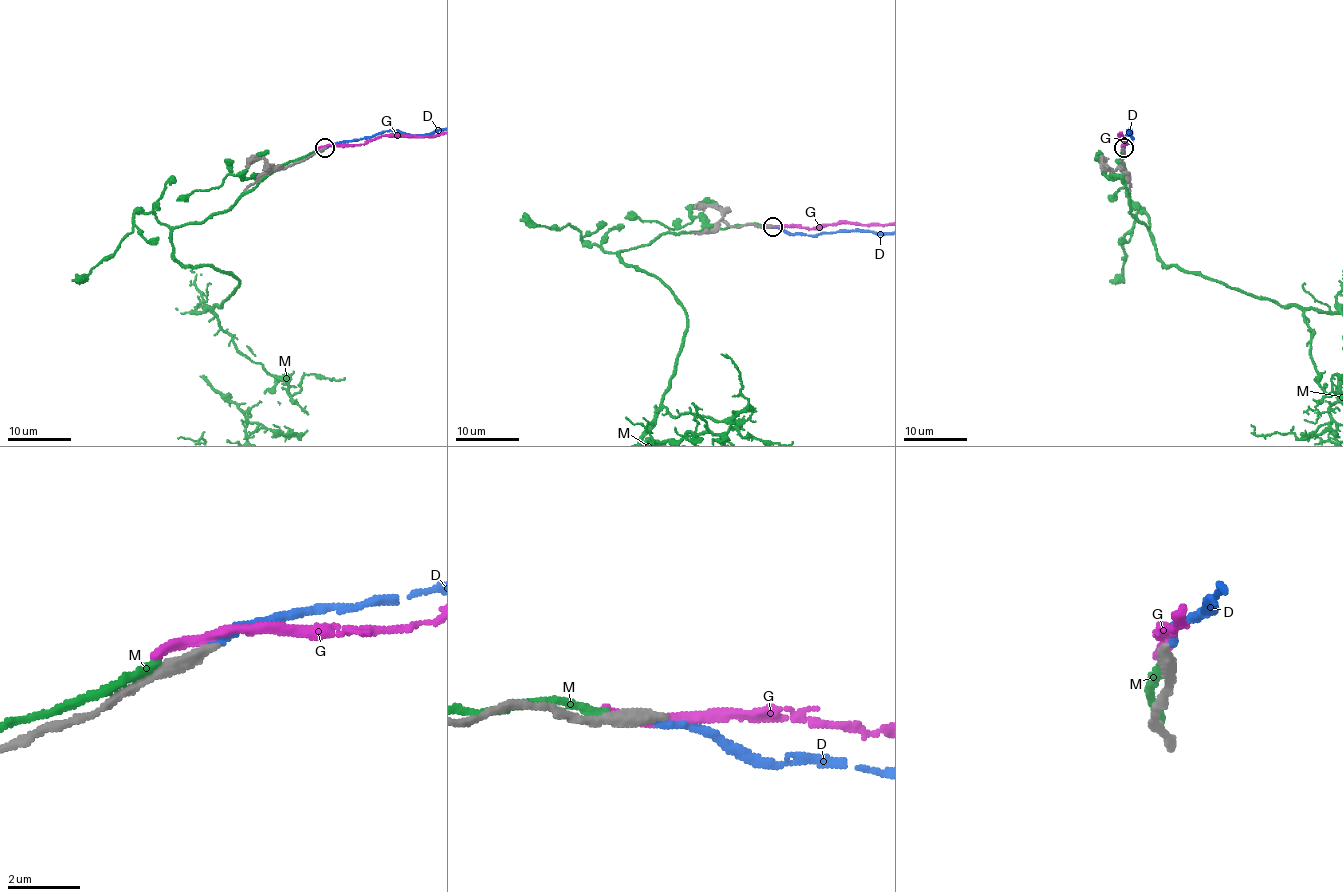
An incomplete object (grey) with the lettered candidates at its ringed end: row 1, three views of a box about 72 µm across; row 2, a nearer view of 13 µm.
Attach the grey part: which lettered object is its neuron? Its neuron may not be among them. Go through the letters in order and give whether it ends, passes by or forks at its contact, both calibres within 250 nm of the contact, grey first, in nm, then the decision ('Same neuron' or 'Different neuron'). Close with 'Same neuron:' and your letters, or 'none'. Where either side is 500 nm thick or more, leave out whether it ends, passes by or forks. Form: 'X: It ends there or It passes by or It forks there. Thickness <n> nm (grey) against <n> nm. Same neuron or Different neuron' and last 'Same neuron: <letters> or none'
D: It ends there. Thickness 360 nm (grey) against 200 nm. Same neuron
G: It ends there. Thickness 480 nm (grey) against 380 nm. Different neuron
M: It ends there. Thickness 300 nm (grey) against 280 nm. Different neuron
Same neuron: D

